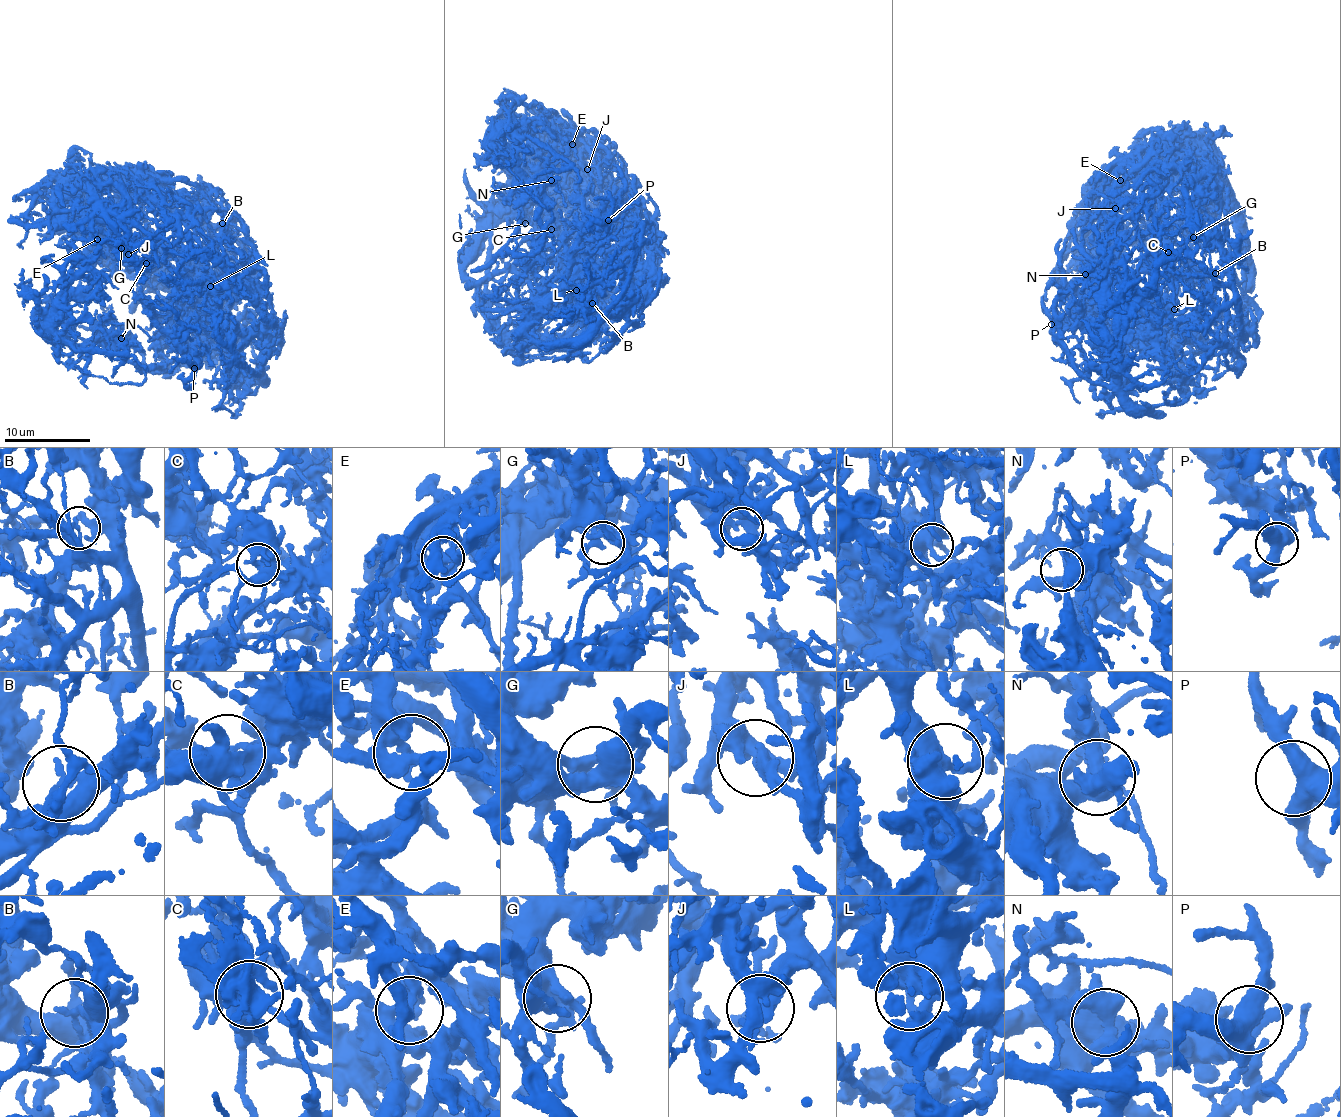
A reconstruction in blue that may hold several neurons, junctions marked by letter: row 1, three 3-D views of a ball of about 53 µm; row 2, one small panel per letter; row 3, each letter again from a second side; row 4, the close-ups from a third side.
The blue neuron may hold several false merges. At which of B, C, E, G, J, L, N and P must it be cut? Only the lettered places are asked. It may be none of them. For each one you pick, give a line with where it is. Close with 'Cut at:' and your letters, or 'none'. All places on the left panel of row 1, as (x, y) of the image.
B: at (222, 223)
C: at (146, 263)
Cut at: B, C

